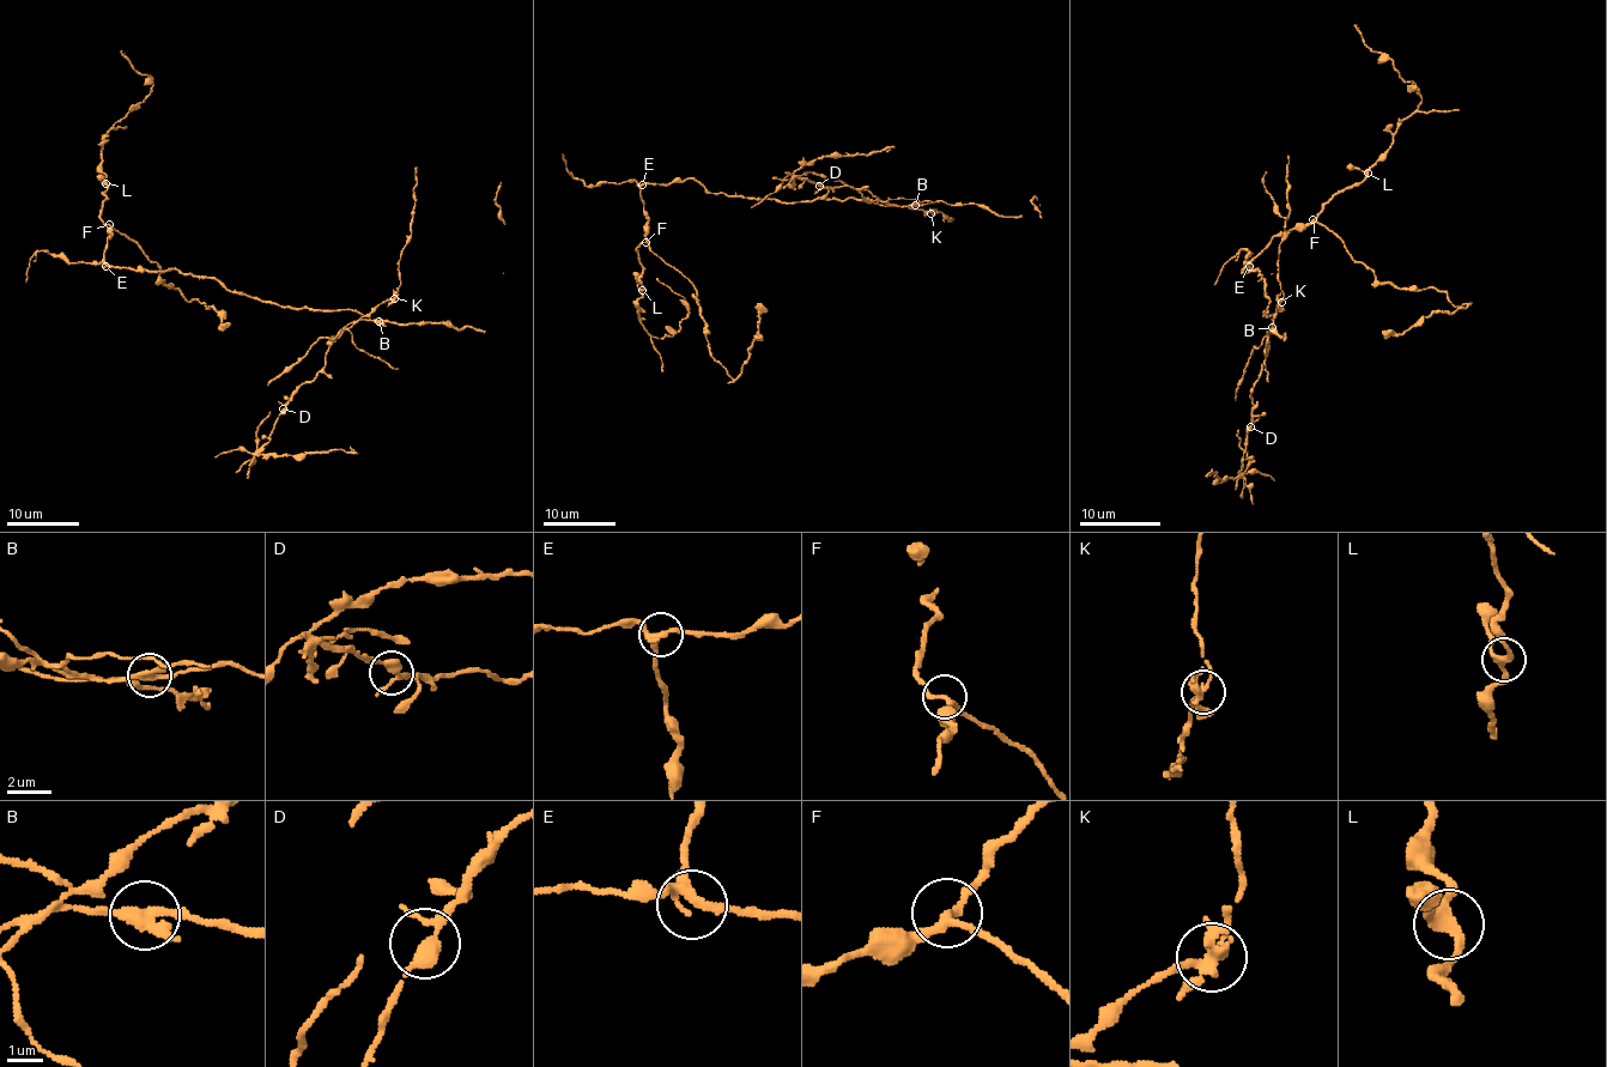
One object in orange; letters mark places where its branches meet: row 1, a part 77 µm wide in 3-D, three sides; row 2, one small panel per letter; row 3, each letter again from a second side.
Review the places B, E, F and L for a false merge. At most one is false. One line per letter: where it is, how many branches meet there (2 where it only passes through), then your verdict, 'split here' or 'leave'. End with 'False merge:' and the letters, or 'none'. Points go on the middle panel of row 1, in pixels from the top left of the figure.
B: at (915, 205); 3 branches meet; split here
E: at (642, 185); 3 branches meet; leave
F: at (646, 242); 3 branches meet; leave
L: at (642, 290); 3 branches meet; leave
False merge: B

